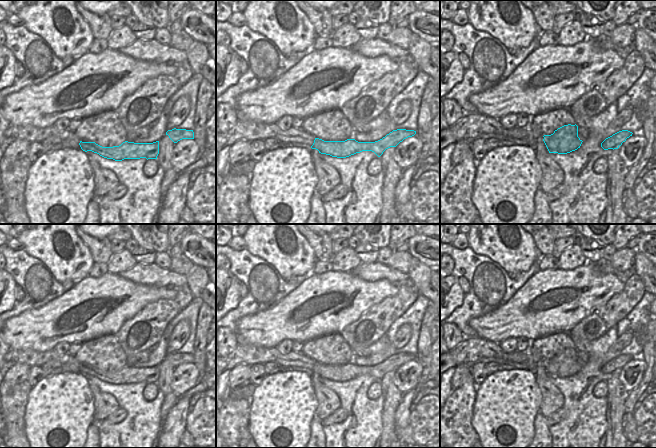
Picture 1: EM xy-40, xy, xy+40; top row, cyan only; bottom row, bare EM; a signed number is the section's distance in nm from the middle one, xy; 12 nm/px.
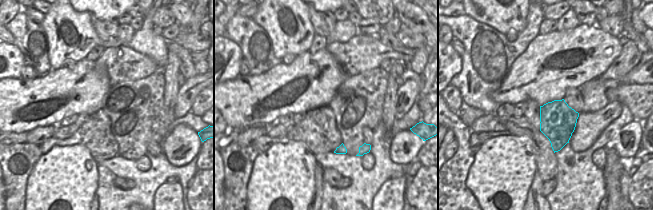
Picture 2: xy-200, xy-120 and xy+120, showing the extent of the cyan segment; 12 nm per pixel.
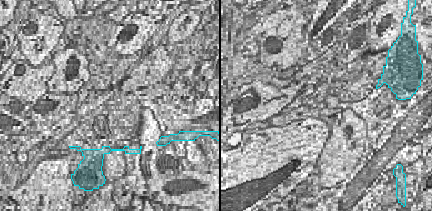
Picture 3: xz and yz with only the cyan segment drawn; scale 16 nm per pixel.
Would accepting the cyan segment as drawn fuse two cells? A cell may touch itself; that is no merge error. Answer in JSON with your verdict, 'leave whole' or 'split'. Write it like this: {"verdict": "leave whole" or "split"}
{"verdict": "split"}

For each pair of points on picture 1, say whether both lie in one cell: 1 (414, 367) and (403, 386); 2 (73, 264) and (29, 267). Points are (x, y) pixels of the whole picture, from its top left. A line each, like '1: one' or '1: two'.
1: one
2: two

